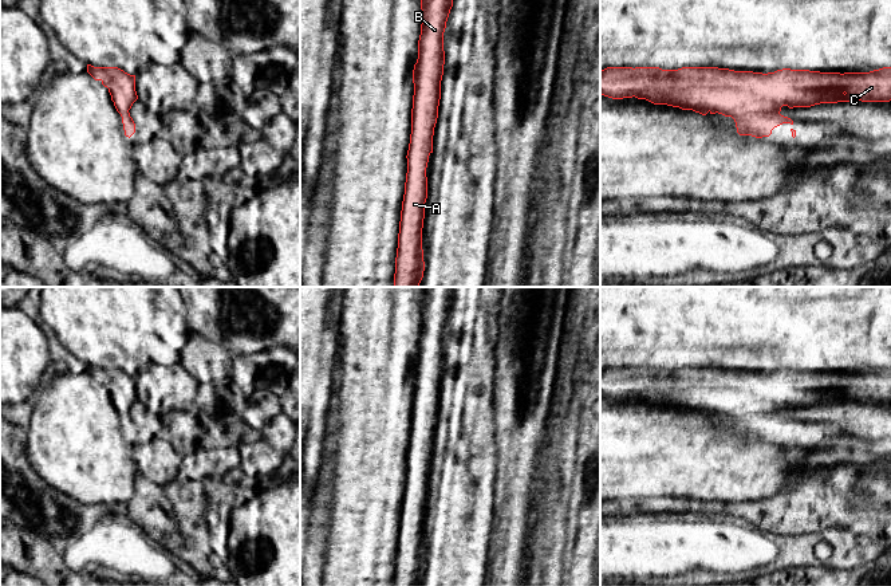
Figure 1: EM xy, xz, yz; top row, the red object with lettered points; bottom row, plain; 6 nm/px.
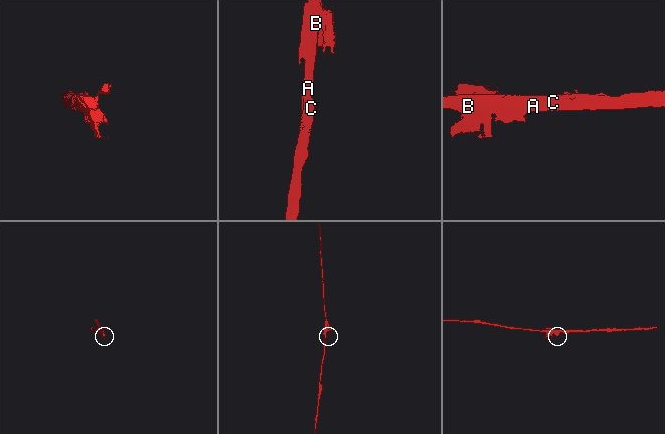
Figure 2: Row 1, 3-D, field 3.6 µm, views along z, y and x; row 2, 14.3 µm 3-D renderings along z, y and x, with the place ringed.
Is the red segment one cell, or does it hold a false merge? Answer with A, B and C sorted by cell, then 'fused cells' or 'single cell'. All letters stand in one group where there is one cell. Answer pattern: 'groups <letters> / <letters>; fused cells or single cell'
groups A B C; single cell

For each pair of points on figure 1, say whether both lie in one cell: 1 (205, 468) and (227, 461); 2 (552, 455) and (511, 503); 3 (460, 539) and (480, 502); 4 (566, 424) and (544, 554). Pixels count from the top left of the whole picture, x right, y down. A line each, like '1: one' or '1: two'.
1: one
2: two
3: one
4: one

